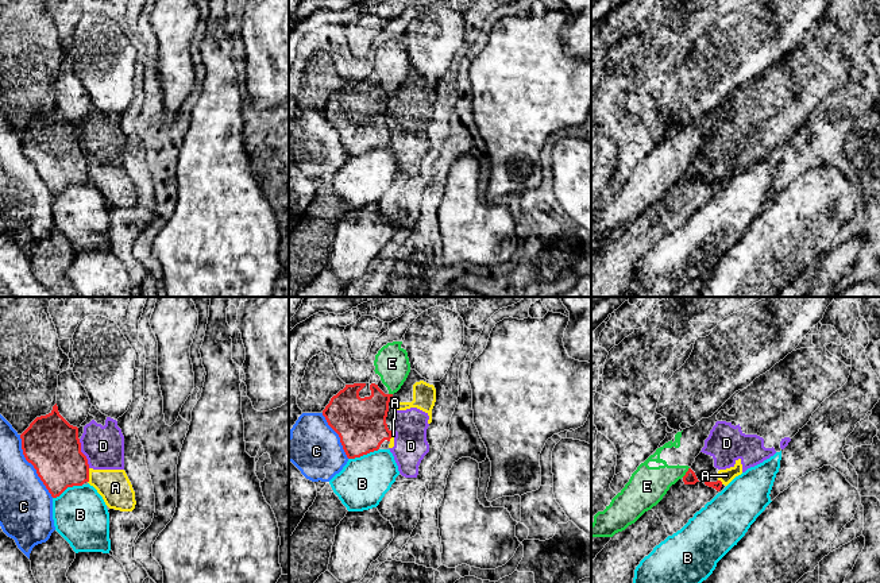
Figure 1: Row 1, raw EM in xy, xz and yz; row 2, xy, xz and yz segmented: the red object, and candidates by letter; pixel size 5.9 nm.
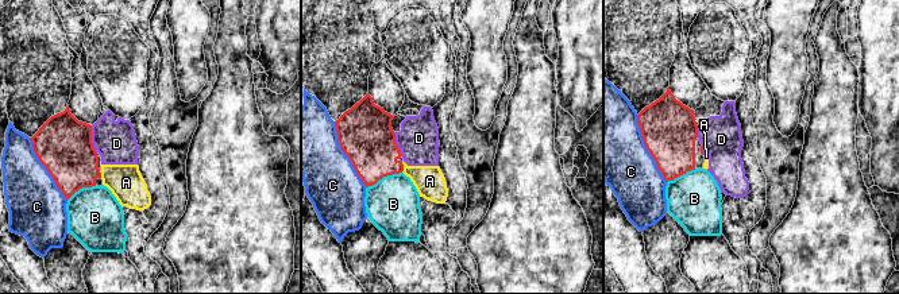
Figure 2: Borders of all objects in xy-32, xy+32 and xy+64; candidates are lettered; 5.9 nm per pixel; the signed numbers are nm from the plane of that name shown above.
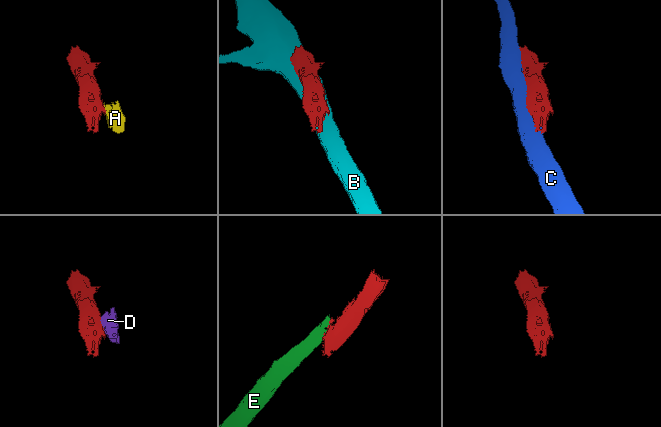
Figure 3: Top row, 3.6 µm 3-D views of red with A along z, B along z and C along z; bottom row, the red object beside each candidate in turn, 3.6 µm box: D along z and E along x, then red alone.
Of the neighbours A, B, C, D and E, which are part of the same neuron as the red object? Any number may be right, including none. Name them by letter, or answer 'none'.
none

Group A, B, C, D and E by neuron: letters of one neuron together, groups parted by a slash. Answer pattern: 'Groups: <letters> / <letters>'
Groups: A D / B / C / E

